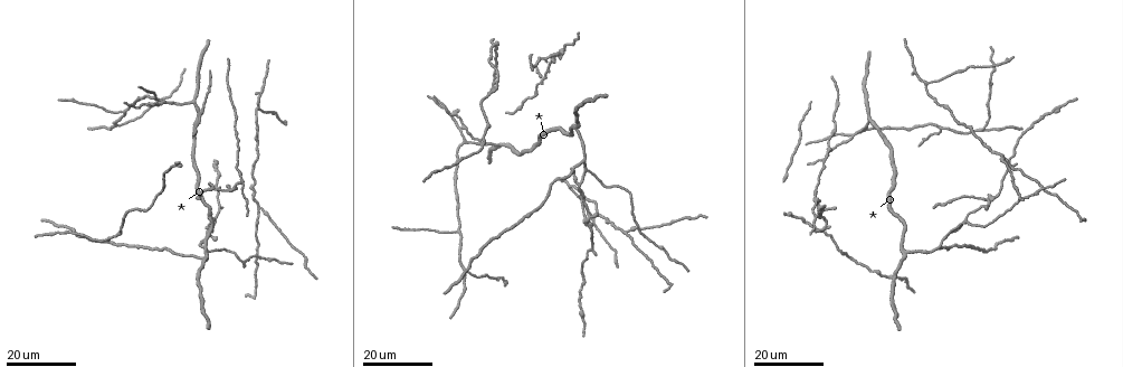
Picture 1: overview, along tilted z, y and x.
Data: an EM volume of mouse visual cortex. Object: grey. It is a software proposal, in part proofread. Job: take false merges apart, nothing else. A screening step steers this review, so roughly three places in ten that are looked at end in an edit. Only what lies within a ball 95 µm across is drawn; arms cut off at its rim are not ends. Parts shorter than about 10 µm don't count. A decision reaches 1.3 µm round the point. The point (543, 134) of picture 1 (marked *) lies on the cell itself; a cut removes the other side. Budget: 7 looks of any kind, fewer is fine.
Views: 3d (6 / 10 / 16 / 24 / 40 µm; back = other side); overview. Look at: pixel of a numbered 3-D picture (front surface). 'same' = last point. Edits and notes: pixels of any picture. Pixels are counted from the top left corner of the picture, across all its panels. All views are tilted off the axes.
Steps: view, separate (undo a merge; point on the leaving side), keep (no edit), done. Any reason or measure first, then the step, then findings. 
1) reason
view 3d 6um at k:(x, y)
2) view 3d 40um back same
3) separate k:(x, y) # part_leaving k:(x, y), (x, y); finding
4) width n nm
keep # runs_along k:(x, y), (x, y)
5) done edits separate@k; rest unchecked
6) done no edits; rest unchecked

narrows sharply
view 3d 16um at 1:(239, 179)

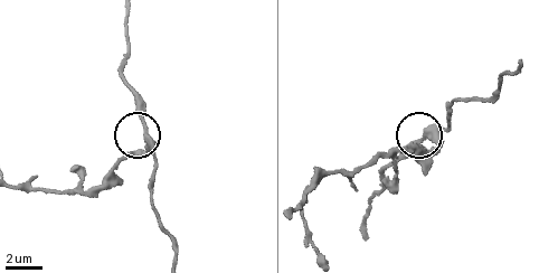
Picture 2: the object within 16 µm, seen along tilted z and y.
view 3d 6um at 2:(422, 141)

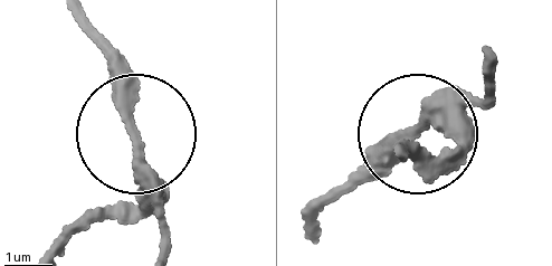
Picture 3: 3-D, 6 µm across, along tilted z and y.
separate 3:(104, 209) # part_leaving 3:(144, 183), (60, 254); two cells meet here

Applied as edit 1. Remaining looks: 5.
redraw
view overview

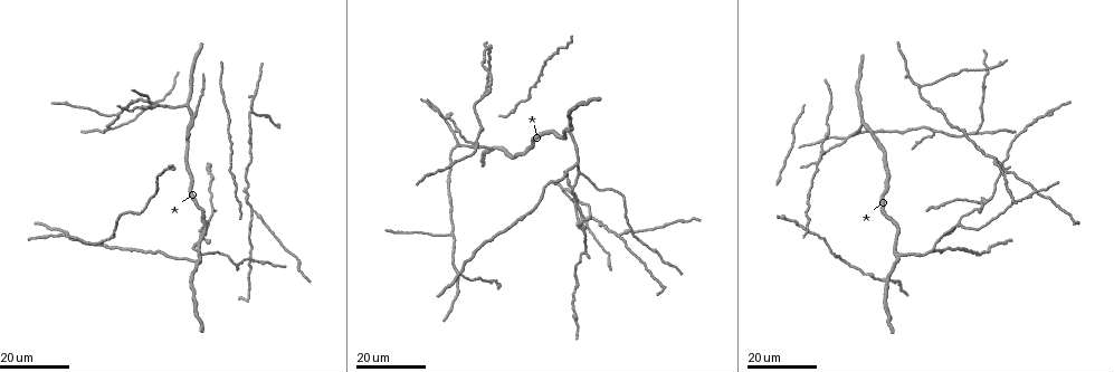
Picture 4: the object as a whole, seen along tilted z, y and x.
two arms in line, one across
view 3d 24um at 4:(165, 105)

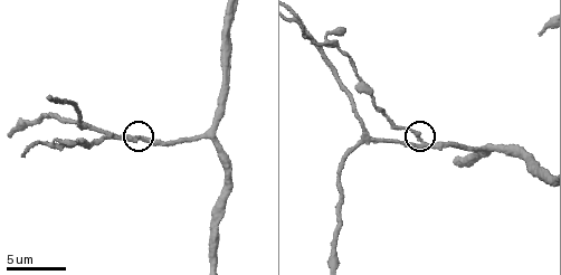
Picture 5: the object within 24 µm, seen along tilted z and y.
view 3d 6um at 5:(421, 142)

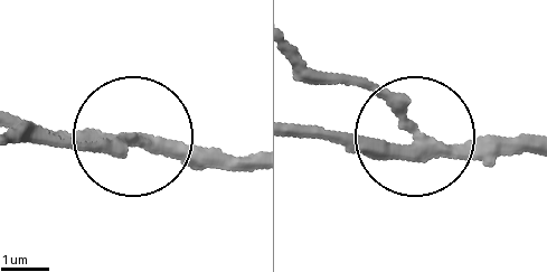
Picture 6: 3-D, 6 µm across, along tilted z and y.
width 240 nm
separate 6:(93, 146) # part_leaving 6:(132, 141), (17, 137); two cells meet here

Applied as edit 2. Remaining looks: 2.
done edits separate@3, separate@6; rest unchecked

